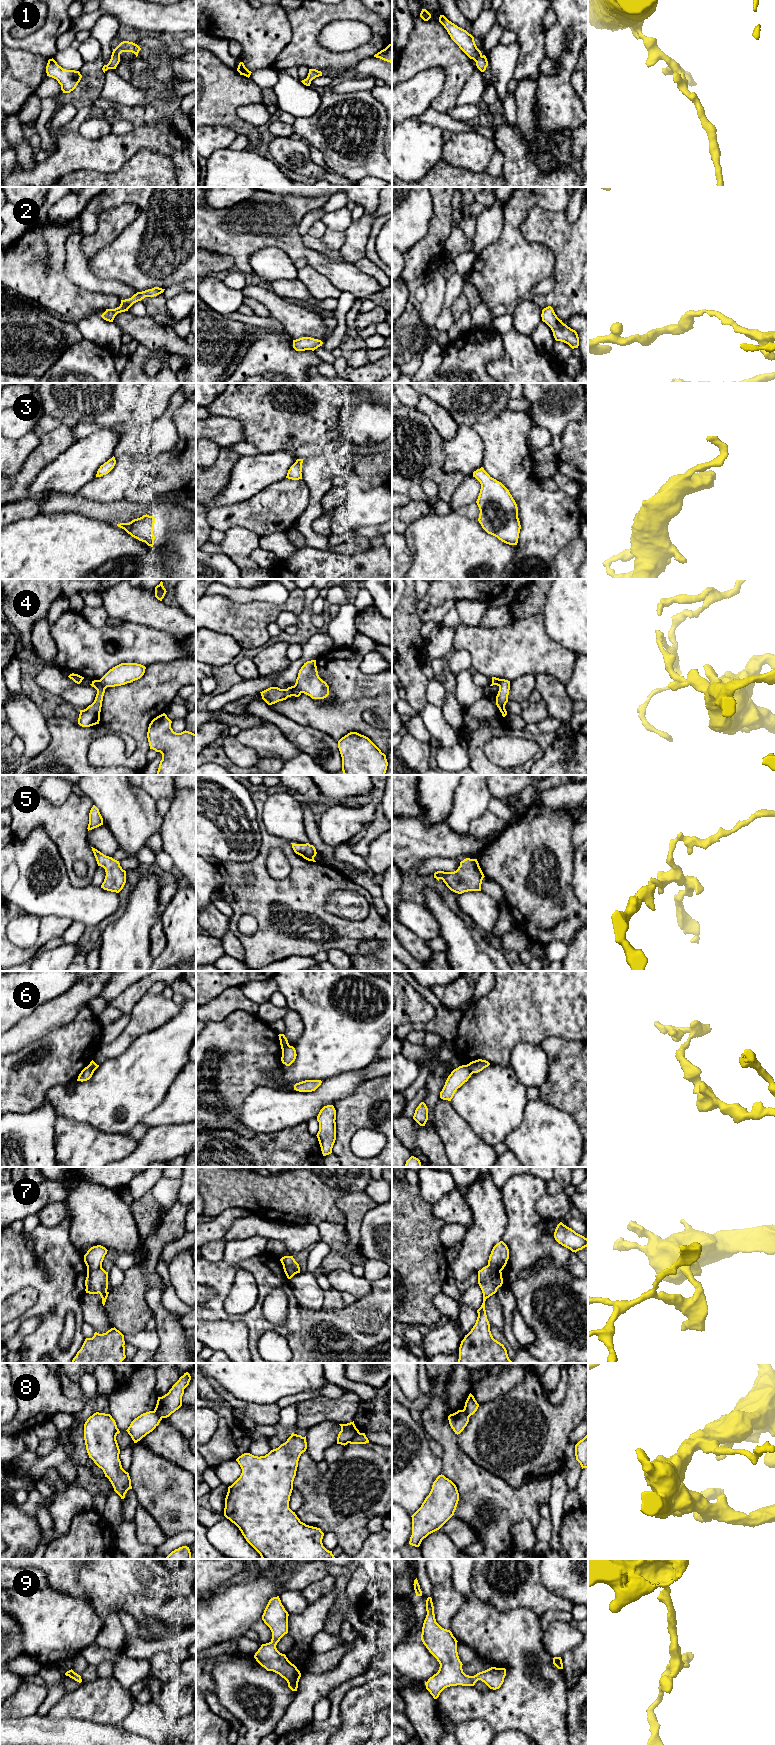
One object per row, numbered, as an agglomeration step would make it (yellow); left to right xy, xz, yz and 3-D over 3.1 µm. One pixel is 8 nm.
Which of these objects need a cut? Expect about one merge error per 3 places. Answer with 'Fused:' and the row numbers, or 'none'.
Fused: 4, 6, 7, 8

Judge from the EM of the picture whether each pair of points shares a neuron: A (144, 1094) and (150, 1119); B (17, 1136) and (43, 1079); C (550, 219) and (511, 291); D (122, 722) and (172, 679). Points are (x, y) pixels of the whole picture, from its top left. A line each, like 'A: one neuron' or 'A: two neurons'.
A: two neurons
B: two neurons
C: two neurons
D: one neuron

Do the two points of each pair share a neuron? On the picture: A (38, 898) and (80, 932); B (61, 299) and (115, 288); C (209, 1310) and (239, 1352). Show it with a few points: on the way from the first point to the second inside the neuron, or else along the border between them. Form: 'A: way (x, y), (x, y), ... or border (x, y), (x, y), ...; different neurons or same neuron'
A: border (73, 920), (80, 921), (90, 927), (96, 927); different neurons
B: border (71, 281), (87, 290), (113, 294), (115, 296); different neurons
C: border (241, 1321), (206, 1322); different neurons

